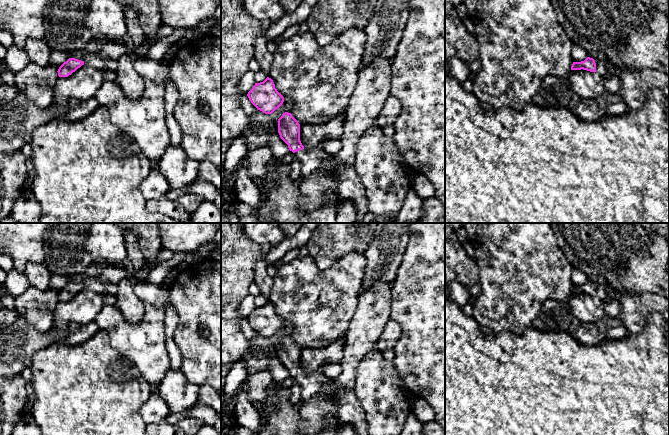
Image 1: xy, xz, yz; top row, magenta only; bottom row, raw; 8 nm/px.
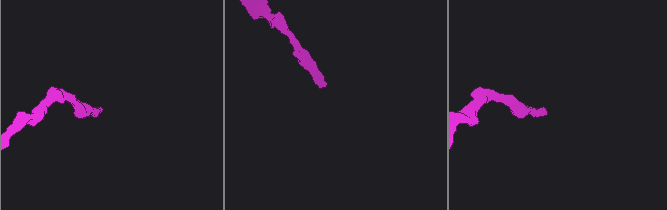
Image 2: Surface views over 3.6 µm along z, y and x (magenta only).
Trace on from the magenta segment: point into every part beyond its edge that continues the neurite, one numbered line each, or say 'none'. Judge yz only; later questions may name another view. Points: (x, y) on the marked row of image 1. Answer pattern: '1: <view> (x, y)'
1: yz (603, 68)

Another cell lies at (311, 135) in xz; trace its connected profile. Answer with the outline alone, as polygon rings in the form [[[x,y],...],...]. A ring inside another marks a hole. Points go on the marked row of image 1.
[[[341,113],[323,124],[300,124],[300,141],[302,145],[304,148],[313,148],[326,140],[340,140],[344,121],[345,113]]]

